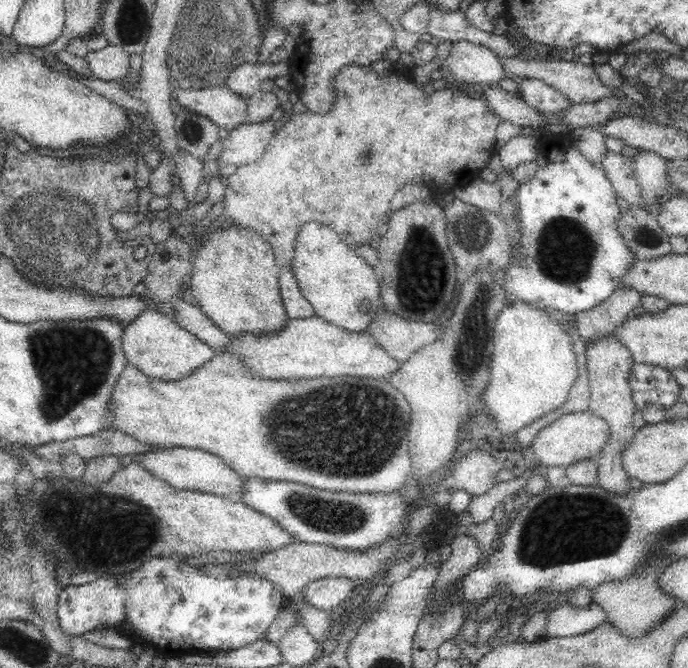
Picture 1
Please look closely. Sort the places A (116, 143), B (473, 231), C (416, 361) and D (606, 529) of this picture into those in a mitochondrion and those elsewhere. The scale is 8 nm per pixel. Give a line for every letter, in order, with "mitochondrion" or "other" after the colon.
A: other
B: mitochondrion
C: other
D: mitochondrion

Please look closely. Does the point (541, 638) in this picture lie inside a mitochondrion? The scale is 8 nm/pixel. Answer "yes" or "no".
no

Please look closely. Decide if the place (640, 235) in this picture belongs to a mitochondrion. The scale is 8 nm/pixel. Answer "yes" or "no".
yes

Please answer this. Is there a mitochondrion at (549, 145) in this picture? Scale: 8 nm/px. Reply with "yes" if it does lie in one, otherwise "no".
no

